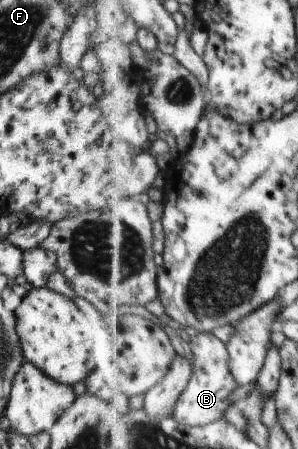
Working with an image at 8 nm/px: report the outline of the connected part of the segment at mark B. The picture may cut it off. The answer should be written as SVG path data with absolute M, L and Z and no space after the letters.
M199 333L191 338L189 344L193 353L194 373L177 401L173 416L184 425L207 426L226 418L227 410L233 406L233 402L227 401L227 396L240 385L231 370L231 354L215 334Z

